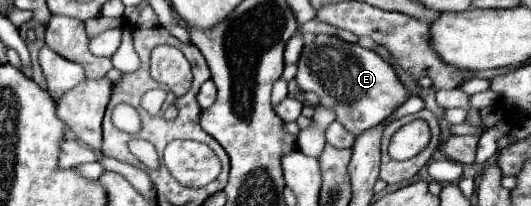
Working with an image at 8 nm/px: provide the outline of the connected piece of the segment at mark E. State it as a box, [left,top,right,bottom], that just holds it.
[297,34,409,136]

